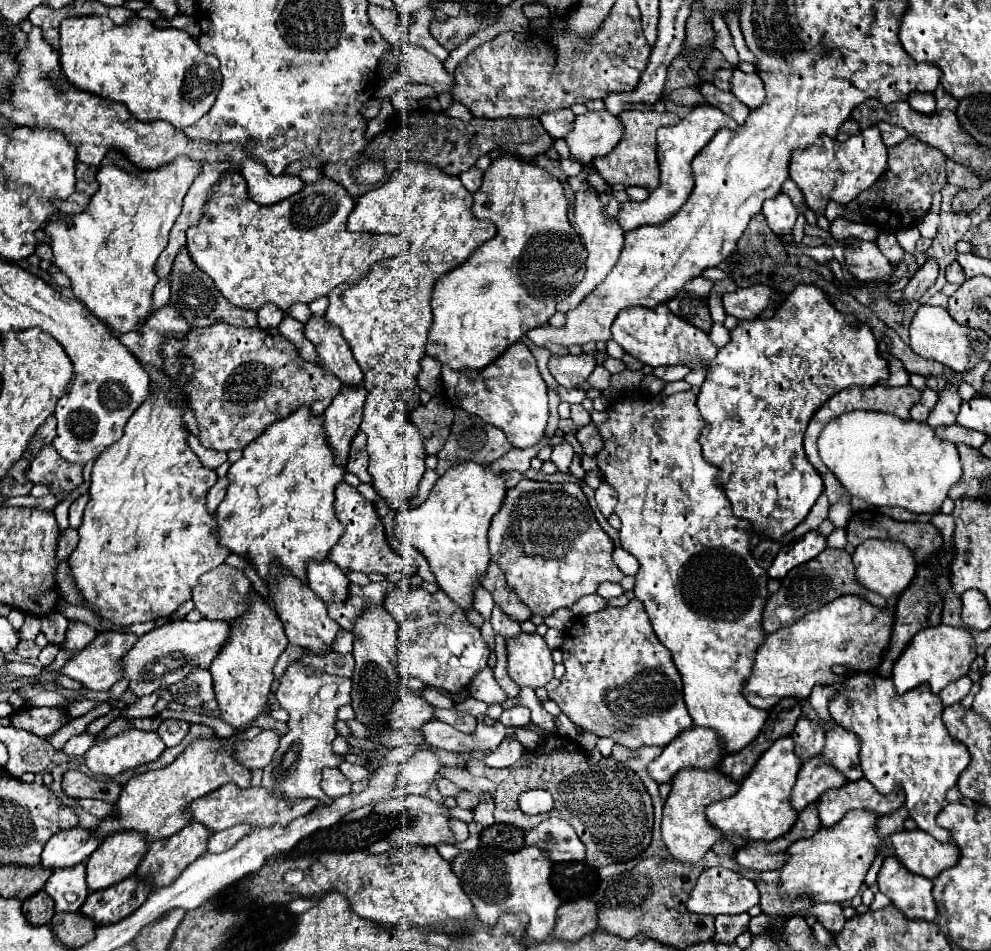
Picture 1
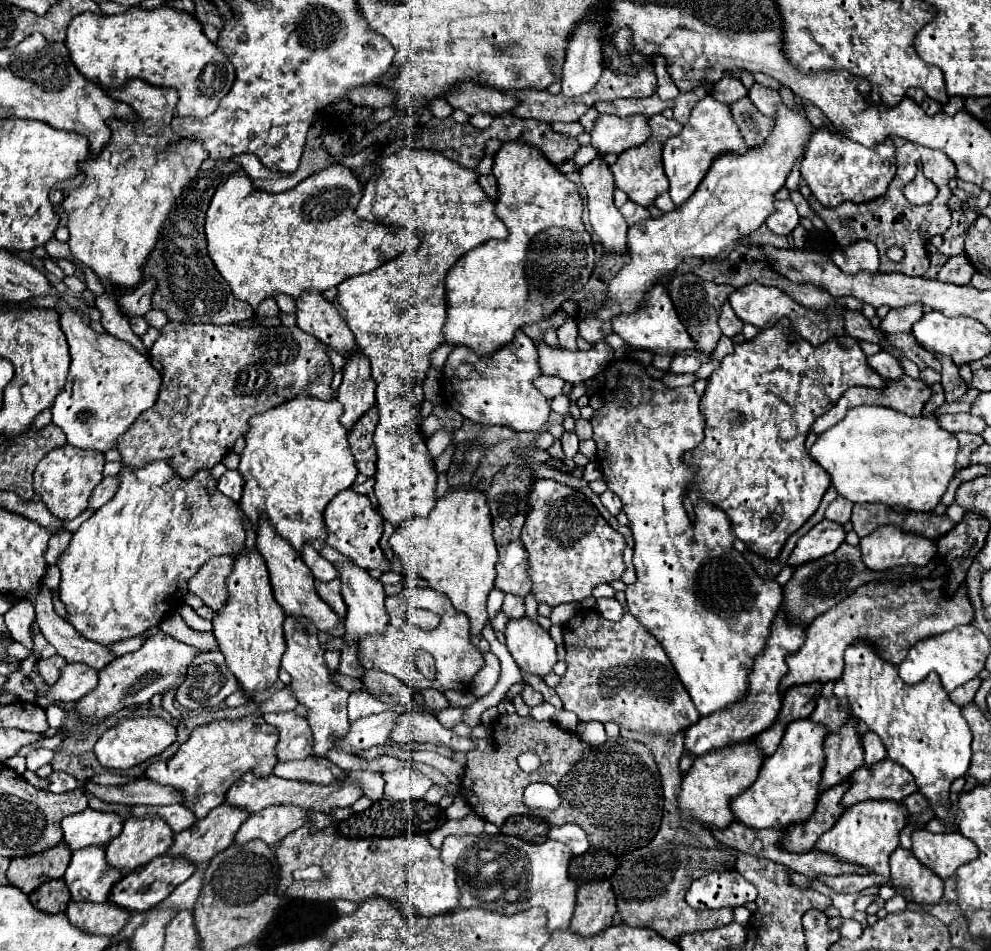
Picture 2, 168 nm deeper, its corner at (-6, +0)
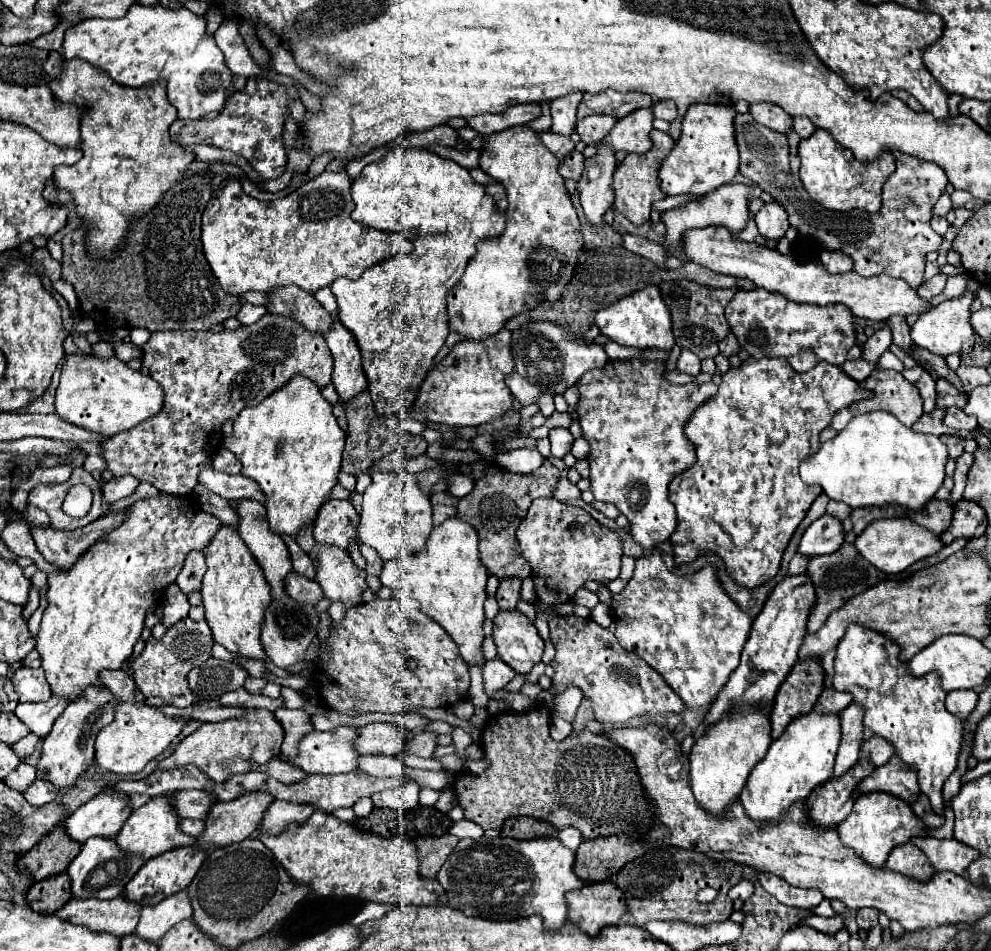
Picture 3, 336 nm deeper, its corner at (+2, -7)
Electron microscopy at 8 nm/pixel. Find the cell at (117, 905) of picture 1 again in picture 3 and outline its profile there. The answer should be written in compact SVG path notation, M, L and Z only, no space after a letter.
M179 847L179 849L171 849L171 851L163 853L163 855L157 855L157 857L149 859L135 873L135 877L127 883L127 887L123 891L123 897L139 903L141 907L155 905L155 903L163 901L165 897L169 897L169 895L179 893L181 889L185 889L193 881L193 877L199 871L203 859L205 859L205 853L203 851L197 851L193 847Z

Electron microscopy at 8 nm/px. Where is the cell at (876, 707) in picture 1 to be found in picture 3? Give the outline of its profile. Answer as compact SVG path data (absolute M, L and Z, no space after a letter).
M849 625L845 637L837 645L833 687L853 695L853 703L865 709L865 727L895 747L899 759L919 775L919 789L929 797L933 811L943 815L945 801L941 787L957 769L963 741L963 721L945 709L947 693L941 689L939 675L907 675L905 665L897 659L897 655L899 647L885 635L859 625Z

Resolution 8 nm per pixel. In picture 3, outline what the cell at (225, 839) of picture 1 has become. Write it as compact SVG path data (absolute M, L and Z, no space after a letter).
M277 799L277 801L273 801L267 807L267 811L265 811L265 815L263 815L263 819L261 819L255 835L257 837L261 837L263 833L267 833L267 835L279 835L291 823L303 823L303 821L307 821L311 813L313 813L311 805L295 805L295 803L279 801Z

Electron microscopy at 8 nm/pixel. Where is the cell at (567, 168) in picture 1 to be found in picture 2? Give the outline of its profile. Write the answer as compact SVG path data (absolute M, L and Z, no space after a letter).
M581 146L573 160L575 160L575 164L577 164L579 168L583 168L585 164L589 164L589 162L595 158L595 154L597 154L597 150L595 150L593 146Z

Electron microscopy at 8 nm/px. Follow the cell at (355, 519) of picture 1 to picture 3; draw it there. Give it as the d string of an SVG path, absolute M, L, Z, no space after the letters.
M329 499L317 513L313 537L321 545L333 545L351 551L351 543L357 541L355 531L359 527L359 513L349 499Z

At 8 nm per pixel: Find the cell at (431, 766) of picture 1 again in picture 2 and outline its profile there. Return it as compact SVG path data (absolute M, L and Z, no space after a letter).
M399 768L393 772L383 774L385 780L385 796L389 800L421 800L425 792L433 786L433 782L423 776L421 772L415 772L411 768Z

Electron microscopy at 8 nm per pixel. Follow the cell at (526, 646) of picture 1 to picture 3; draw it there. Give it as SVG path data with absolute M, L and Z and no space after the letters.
M499 611L493 621L493 641L497 645L497 655L515 671L529 673L545 649L535 625L519 611Z

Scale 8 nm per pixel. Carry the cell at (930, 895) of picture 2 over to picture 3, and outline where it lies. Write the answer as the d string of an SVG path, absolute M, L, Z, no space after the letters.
M903 843L903 845L897 845L887 863L885 863L887 869L895 871L895 873L901 873L905 877L911 877L915 881L929 881L933 877L933 867L929 865L927 857L911 843Z

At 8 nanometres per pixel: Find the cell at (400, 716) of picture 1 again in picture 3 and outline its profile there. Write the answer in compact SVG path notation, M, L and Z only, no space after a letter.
M335 727L333 731L311 731L299 743L299 755L295 765L305 773L349 773L359 769L359 751L355 739L357 727Z

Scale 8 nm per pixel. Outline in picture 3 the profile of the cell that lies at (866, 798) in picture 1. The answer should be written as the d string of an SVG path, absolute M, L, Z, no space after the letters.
M893 755L885 765L877 767L863 783L859 783L857 793L867 795L867 793L891 793L893 797L899 797L907 803L917 801L919 797L919 787L917 787L917 775L909 771L897 755Z

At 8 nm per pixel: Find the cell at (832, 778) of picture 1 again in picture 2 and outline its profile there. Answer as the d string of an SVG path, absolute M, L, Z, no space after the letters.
M849 718L839 730L825 738L825 768L821 790L831 788L847 780L855 770L863 766L863 746L861 734L857 732L857 718Z

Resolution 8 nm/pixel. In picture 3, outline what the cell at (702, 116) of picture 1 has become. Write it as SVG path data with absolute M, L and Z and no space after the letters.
M695 103L687 109L681 123L681 137L663 159L659 169L659 185L665 195L705 195L719 185L731 183L739 171L739 153L733 131L733 105Z

